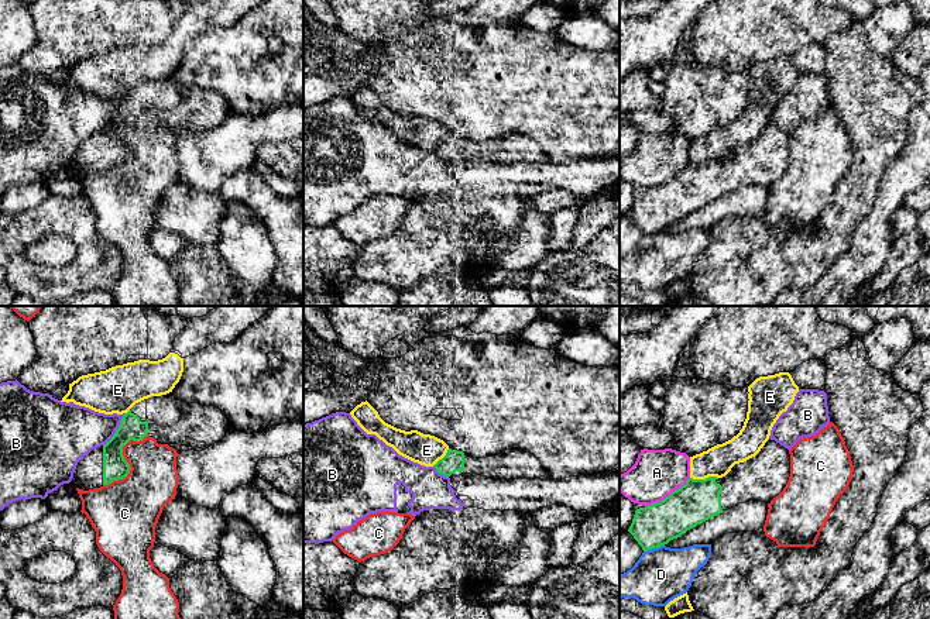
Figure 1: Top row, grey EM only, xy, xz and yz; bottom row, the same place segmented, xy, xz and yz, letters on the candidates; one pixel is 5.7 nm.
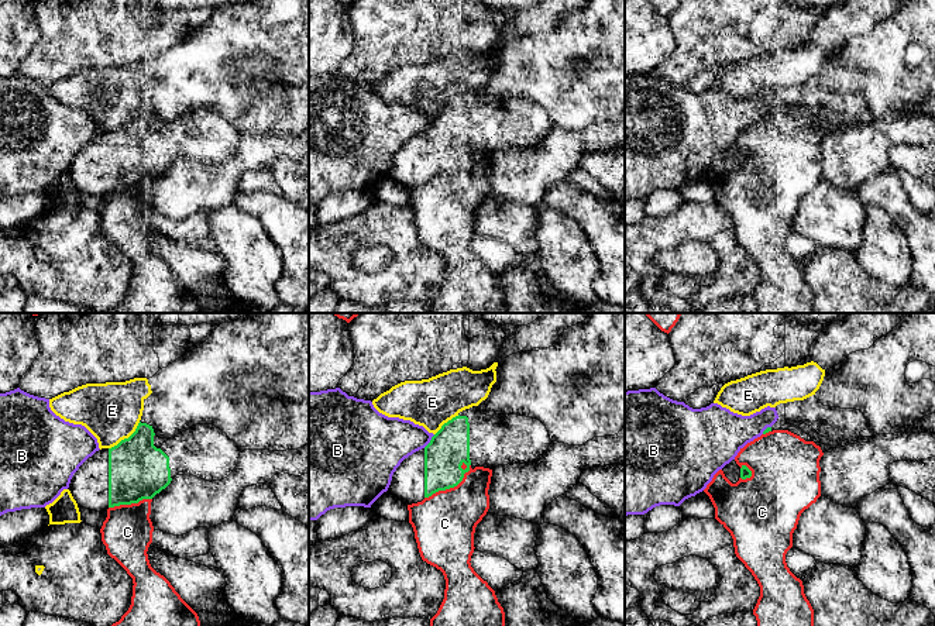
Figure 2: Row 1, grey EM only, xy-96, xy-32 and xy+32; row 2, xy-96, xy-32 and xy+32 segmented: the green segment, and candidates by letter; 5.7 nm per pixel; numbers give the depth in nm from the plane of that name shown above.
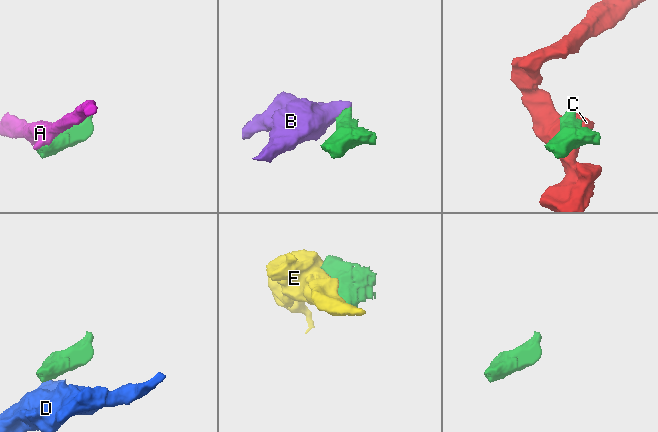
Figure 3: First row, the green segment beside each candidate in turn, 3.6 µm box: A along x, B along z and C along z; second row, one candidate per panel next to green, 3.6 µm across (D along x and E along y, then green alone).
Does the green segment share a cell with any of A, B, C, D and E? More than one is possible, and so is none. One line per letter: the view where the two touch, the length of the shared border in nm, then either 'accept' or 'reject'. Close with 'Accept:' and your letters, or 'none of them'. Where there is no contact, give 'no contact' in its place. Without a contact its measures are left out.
A: yz | 300 nm | reject
B: xy | 220 nm | reject
C: xy | 400 nm | reject
D: yz | 130 nm | reject
E: yz | 160 nm | reject
Accept: none of them

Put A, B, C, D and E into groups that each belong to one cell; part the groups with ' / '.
A / B / C / D / E

